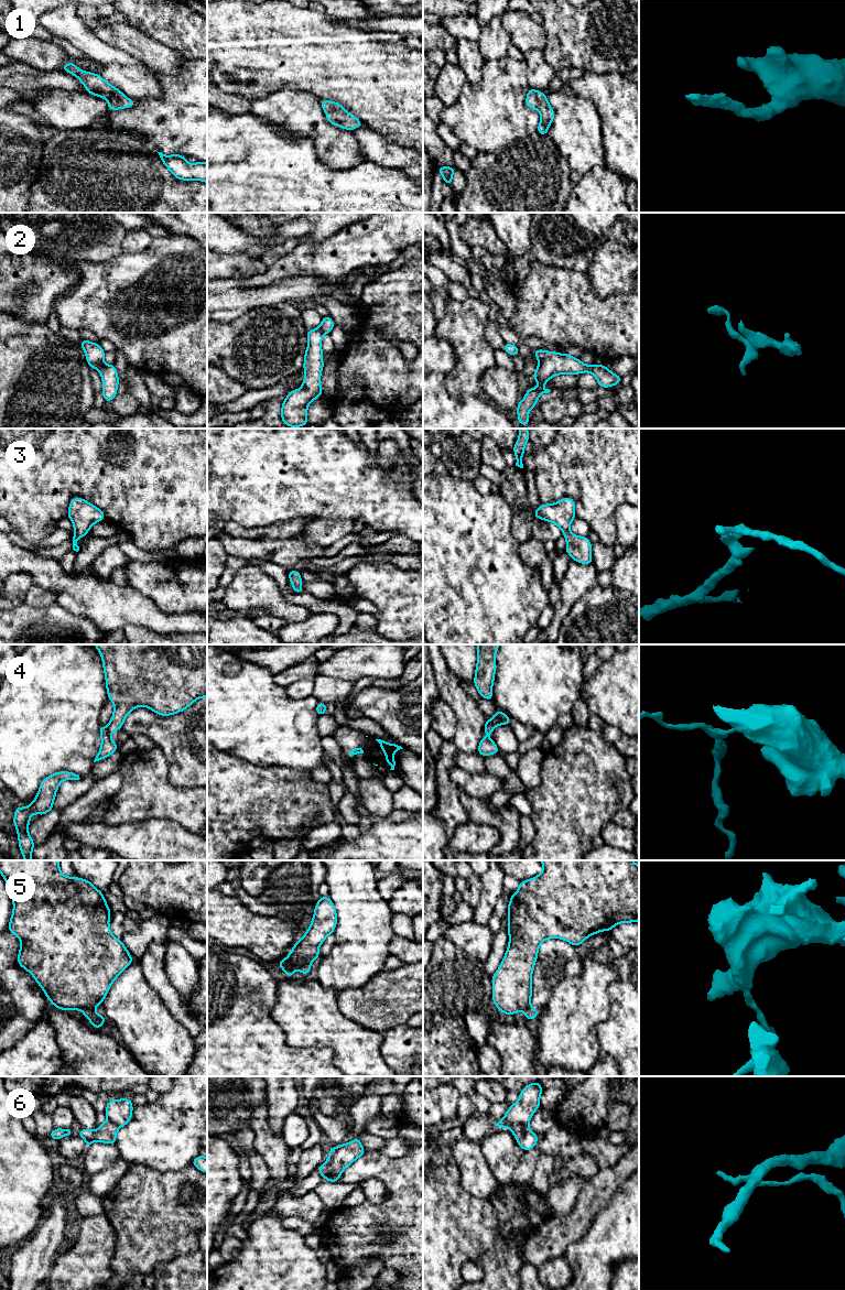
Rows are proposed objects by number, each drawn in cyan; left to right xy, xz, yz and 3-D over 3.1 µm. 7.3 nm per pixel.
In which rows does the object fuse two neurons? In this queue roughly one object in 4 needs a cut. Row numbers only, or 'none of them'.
4, 5, 6

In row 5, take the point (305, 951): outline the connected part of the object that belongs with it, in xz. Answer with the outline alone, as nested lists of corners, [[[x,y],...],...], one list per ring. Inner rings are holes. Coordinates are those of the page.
[[[319,897],[310,928],[304,936],[295,942],[290,954],[278,963],[278,967],[286,973],[286,977],[294,977],[294,969],[321,957],[318,948],[325,939],[334,933],[336,924],[337,913],[334,903],[329,897]]]

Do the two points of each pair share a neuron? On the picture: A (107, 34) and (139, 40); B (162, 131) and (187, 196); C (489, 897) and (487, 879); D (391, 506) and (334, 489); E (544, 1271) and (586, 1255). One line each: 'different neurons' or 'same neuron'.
A: same neuron
B: different neurons
C: same neuron
D: same neuron
E: different neurons

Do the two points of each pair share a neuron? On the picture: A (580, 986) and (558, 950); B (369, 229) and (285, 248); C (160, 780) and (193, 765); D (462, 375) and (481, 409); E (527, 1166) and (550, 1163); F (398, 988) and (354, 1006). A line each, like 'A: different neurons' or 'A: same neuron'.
A: different neurons
B: different neurons
C: different neurons
D: different neurons
E: different neurons
F: same neuron

